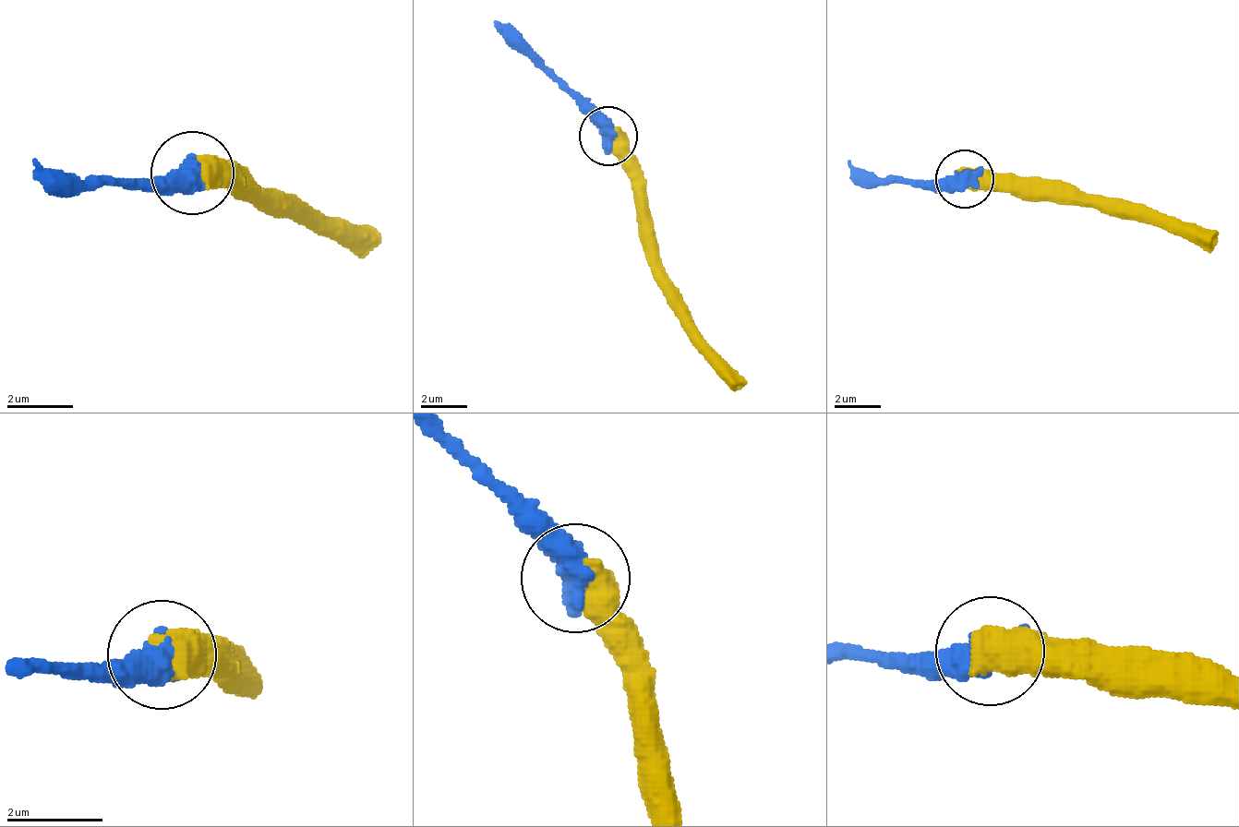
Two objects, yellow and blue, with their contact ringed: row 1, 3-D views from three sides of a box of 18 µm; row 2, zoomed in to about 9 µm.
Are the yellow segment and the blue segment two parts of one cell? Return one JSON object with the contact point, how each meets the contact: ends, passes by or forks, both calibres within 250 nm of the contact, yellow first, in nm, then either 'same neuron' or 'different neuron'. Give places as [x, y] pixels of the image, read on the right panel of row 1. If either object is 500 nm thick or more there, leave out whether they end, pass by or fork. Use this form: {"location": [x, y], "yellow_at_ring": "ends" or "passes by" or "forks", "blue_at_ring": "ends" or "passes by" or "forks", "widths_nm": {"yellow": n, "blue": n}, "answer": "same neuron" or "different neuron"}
{"location": [964, 179], "widths_nm": {"yellow": 650, "blue": 750}, "answer": "different neuron"}

